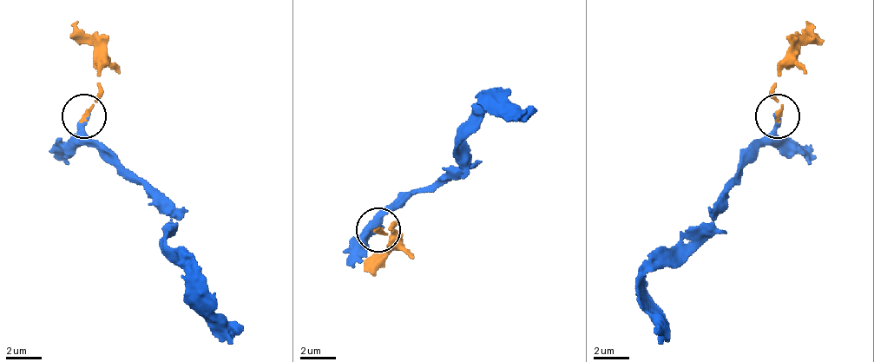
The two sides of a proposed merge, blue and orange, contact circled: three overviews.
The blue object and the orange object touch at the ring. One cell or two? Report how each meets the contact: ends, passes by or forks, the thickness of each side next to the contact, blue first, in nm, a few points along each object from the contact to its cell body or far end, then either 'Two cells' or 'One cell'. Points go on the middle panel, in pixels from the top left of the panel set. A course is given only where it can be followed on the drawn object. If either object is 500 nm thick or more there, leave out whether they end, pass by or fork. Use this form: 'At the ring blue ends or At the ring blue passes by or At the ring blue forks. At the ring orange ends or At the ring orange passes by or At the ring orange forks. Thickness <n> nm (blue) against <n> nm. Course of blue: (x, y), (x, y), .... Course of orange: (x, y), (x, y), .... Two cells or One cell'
At the ring blue ends. At the ring orange ends. Thickness 320 nm (blue) against 220 nm. Course of blue: (378, 231), (378, 221), (463, 164), (458, 133), (494, 94), (525, 115). Course of orange: (378, 231), (392, 226), (392, 244), (365, 266). One cell

